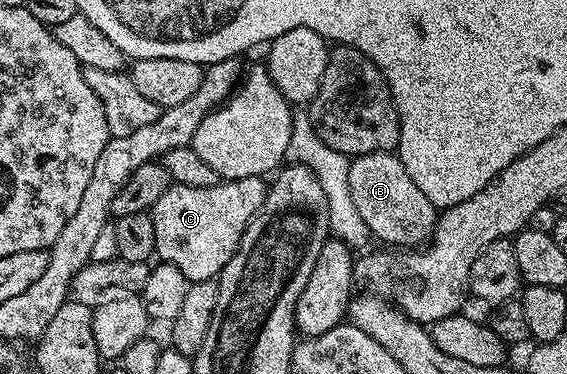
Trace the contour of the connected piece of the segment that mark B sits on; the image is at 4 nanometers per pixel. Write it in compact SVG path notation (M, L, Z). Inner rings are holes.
M394 152L366 153L354 158L349 167L349 190L372 238L380 237L391 247L422 247L431 240L437 220L436 207L425 199L417 183L409 179L405 163Z

